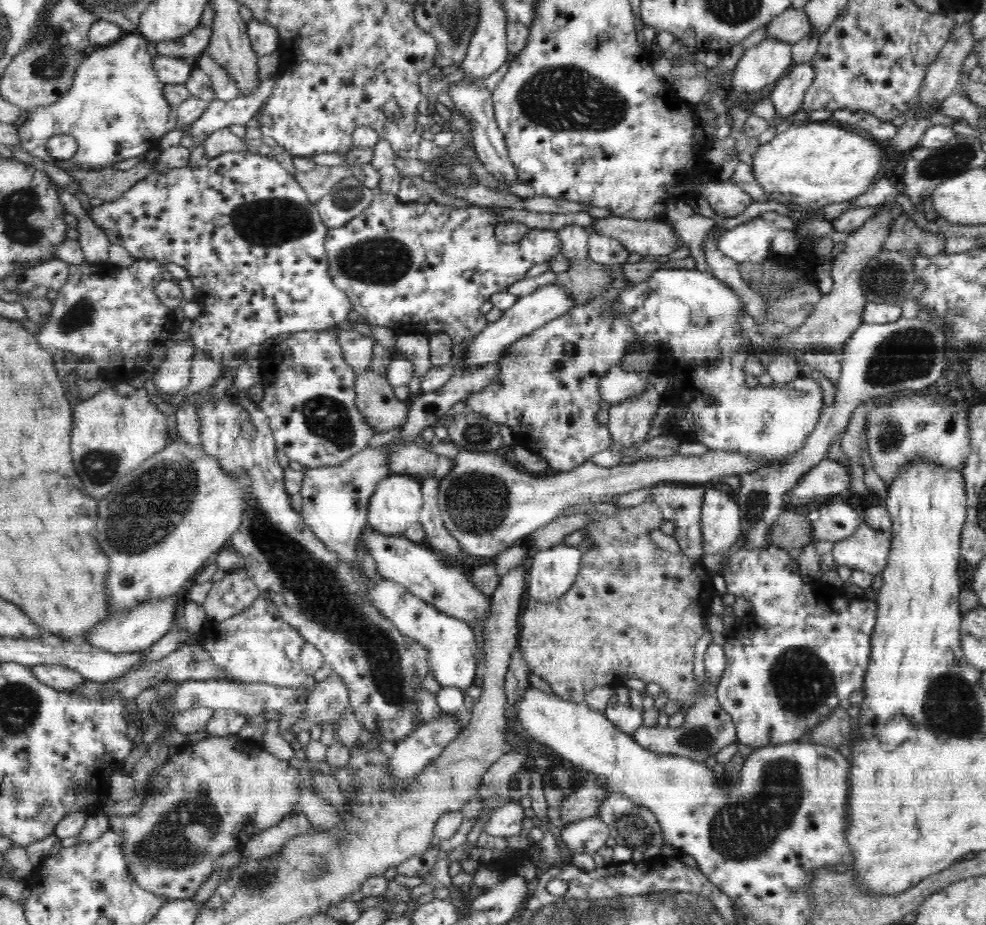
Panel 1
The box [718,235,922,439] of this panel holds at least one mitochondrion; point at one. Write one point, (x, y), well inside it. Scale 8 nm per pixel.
(885, 280)

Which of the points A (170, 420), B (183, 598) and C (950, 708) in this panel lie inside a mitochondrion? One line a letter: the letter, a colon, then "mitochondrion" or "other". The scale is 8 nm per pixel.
A: other
B: other
C: mitochondrion

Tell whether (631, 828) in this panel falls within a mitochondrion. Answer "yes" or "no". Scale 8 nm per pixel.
yes

